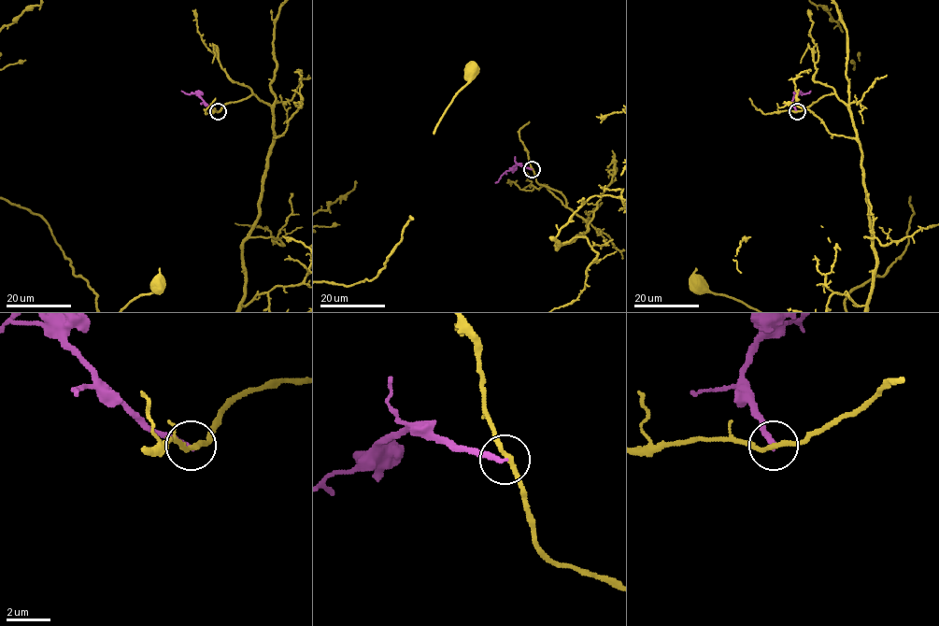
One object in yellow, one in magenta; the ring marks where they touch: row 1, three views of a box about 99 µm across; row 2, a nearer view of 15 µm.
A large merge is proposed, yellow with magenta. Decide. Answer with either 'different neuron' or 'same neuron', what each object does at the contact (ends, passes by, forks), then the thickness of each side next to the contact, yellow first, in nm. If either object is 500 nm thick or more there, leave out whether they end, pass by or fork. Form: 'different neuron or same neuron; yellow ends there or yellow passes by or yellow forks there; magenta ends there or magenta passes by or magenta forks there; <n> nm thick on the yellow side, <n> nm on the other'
different neuron; yellow passes by; magenta ends there; 220 nm thick on the yellow side, 240 nm on the other

